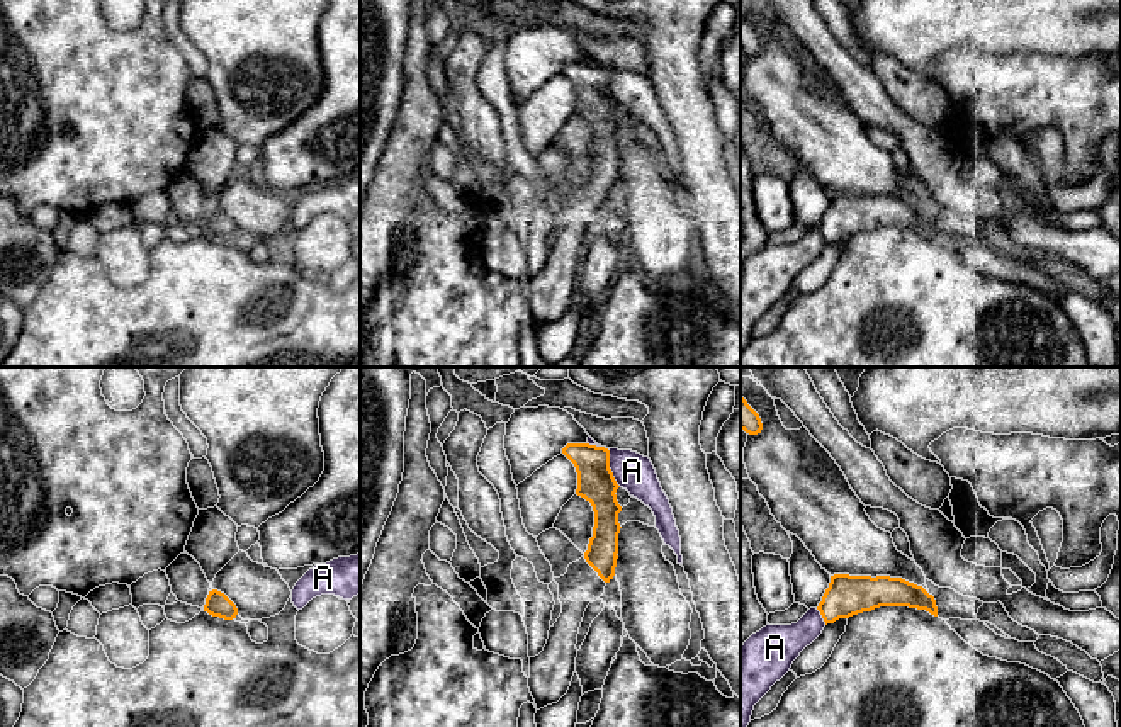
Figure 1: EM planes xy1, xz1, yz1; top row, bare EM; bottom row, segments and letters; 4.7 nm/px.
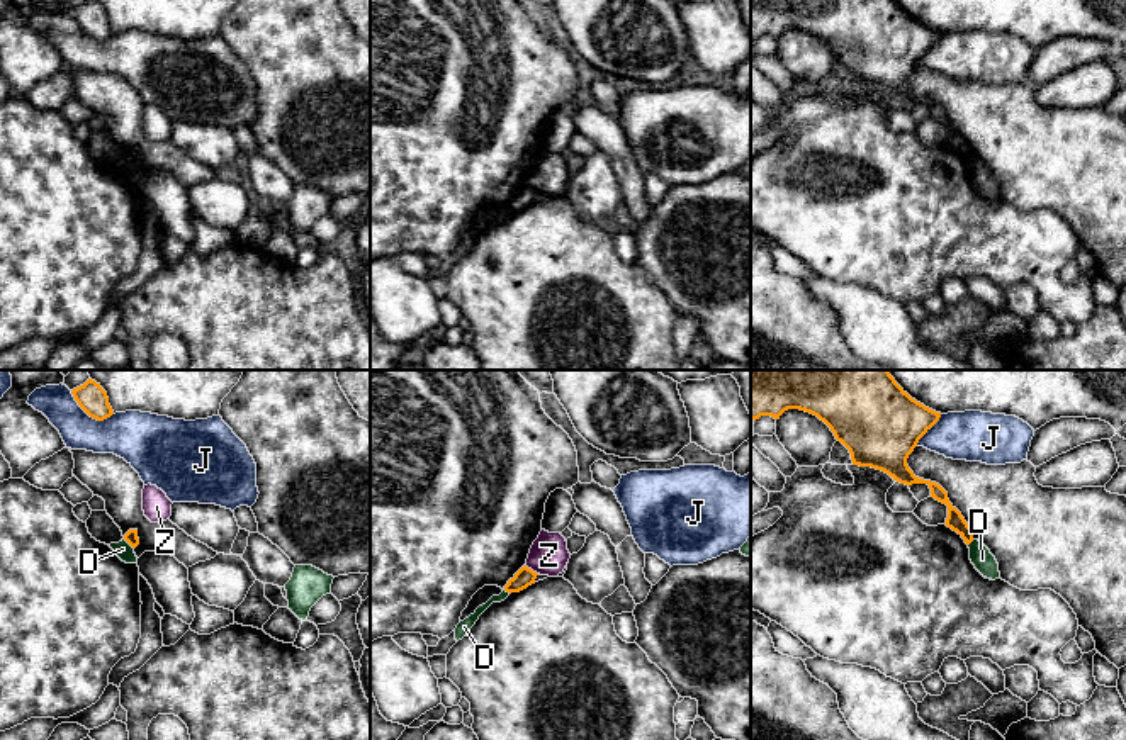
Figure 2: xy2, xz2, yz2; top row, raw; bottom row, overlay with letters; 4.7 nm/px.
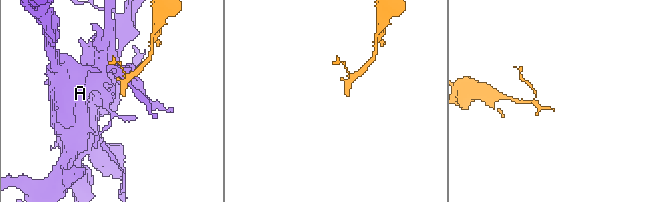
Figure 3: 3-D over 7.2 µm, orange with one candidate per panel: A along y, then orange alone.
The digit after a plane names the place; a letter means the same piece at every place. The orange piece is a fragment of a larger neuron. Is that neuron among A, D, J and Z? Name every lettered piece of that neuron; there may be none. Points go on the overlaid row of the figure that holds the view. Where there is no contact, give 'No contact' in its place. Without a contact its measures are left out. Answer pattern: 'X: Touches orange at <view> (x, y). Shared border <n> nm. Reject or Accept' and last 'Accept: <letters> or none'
A: Touches orange at xz1 (608, 466). Shared border 200 nm. Reject
D: Touches orange at xy2 (128, 542). Shared border 80 nm. Reject
J: Touches orange at xy2 (89, 414). Shared border 240 nm. Reject
Z: Touches orange at xz2 (530, 569). Shared border 80 nm. Reject
Accept: none

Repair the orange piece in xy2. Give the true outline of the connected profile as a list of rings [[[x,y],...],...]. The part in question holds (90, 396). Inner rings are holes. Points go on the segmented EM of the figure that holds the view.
[[[92,378],[73,389],[71,394],[78,406],[97,421],[104,421],[114,414],[107,392]]]

